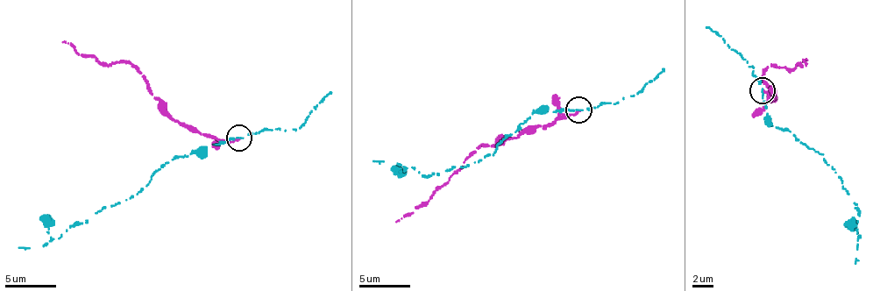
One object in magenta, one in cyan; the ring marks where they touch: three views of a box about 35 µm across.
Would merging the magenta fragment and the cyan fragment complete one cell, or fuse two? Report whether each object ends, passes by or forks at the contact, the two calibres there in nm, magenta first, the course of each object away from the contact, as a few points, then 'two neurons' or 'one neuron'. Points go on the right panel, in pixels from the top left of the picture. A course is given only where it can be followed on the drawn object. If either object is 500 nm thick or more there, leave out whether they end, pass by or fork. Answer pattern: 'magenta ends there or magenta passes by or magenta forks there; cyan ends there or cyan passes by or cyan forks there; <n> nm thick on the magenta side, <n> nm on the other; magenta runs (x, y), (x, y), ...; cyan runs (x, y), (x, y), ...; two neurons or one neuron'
magenta ends there; cyan ends there; 220 nm thick on the magenta side, 170 nm on the other; magenta runs (762, 89), (771, 103), (776, 99), (762, 80), (767, 66), (786, 68), (808, 59); cyan runs (762, 89), (769, 124), (795, 136), (810, 149), (822, 153), (858, 210), (855, 264); two neurons

